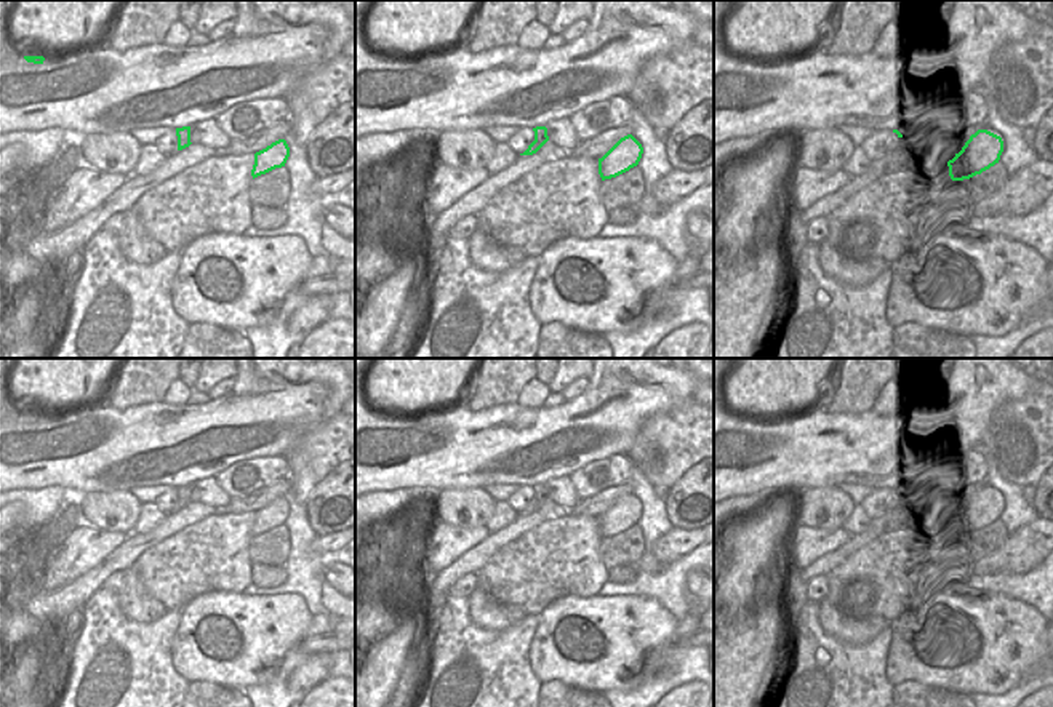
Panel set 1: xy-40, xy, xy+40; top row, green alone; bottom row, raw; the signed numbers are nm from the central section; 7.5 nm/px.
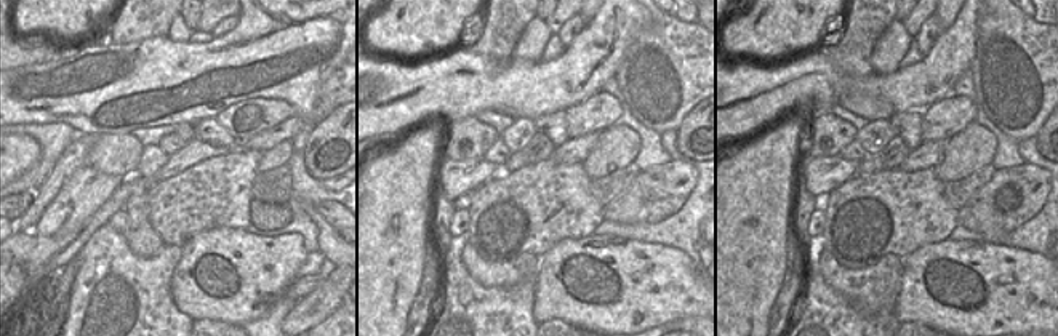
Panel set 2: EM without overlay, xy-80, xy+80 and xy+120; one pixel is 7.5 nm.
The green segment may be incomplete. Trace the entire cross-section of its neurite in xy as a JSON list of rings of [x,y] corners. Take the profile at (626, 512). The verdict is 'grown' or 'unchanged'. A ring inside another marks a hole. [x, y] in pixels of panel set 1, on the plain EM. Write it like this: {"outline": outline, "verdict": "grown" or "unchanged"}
{"outline": [[[632,493],[621,496],[602,517],[599,517],[599,533],[602,539],[616,536],[637,525],[642,512],[643,505]]], "verdict": "unchanged"}

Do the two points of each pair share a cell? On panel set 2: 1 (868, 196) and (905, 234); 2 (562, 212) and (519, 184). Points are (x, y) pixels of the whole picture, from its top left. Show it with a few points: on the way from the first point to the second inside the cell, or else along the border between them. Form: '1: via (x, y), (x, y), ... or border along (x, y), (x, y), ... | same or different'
1: via (879, 205), (885, 205), (897, 216), (898, 223) | same
2: via (551, 202), (537, 202), (530, 196) | same

